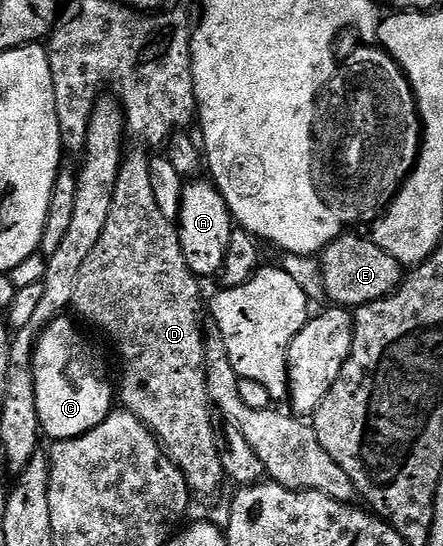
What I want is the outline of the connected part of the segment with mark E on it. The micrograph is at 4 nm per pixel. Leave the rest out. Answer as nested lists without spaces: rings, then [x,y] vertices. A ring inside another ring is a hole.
[[[357,232],[338,237],[320,254],[326,296],[338,307],[357,307],[384,299],[395,293],[404,280],[404,266],[400,262],[392,259],[373,239],[365,241],[354,233]]]

